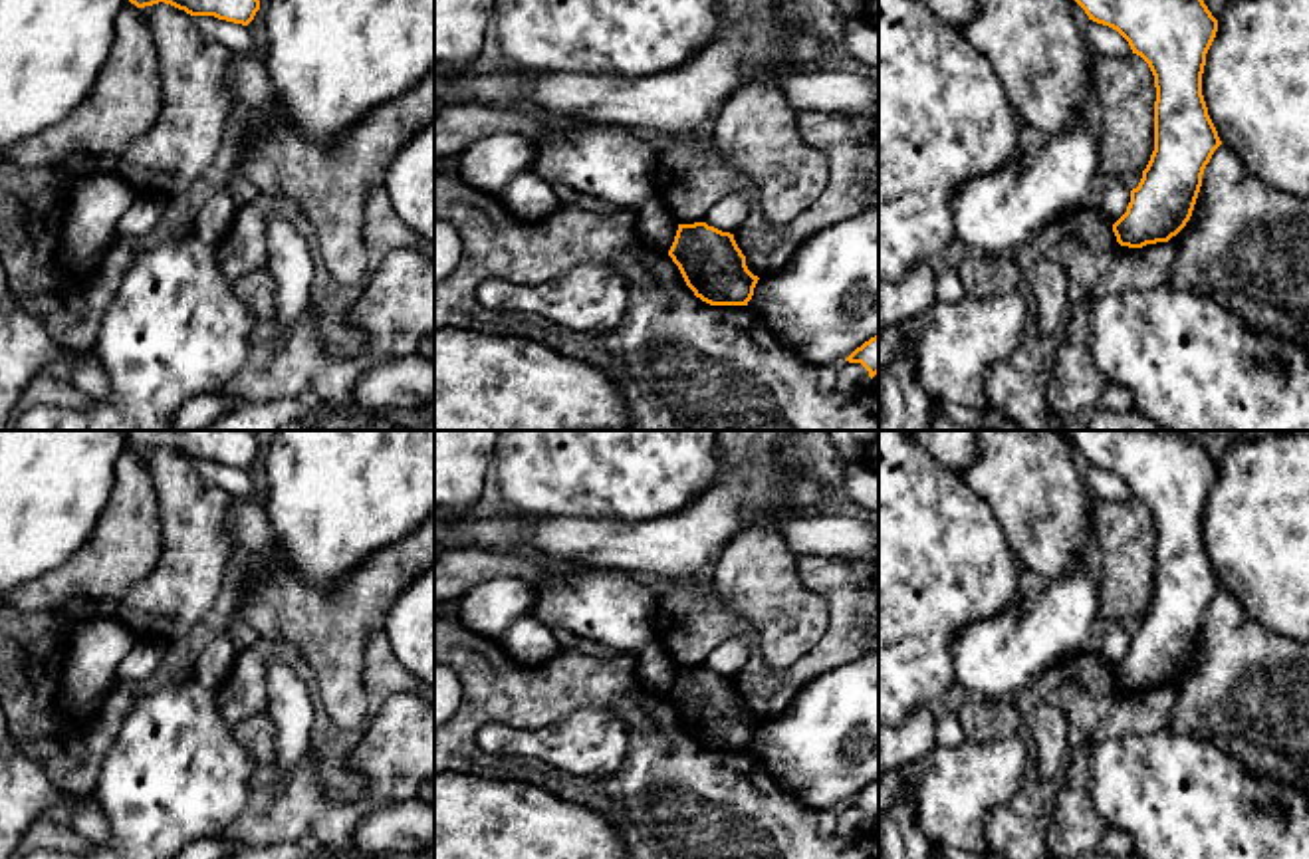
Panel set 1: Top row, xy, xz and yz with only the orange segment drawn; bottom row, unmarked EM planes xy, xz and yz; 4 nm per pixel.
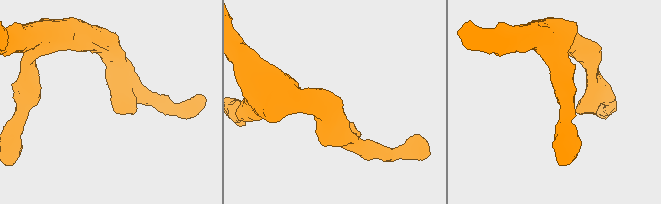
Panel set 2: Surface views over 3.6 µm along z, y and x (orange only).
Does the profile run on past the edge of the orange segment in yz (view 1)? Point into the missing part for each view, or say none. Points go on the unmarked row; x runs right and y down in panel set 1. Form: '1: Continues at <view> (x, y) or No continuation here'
1: No continuation here

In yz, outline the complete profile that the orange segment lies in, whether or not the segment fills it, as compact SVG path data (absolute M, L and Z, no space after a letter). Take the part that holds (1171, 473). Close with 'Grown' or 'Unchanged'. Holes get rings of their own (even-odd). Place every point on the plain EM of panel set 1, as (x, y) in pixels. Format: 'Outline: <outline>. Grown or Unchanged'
Outline: M1184 430L1061 432L1089 464L1117 474L1154 520L1154 595L1113 676L1129 692L1168 686L1190 665L1204 613L1222 589L1202 540L1218 464Z. Unchanged

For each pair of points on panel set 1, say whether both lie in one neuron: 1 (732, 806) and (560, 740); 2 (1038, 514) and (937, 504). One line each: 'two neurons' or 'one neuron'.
1: two neurons
2: two neurons

